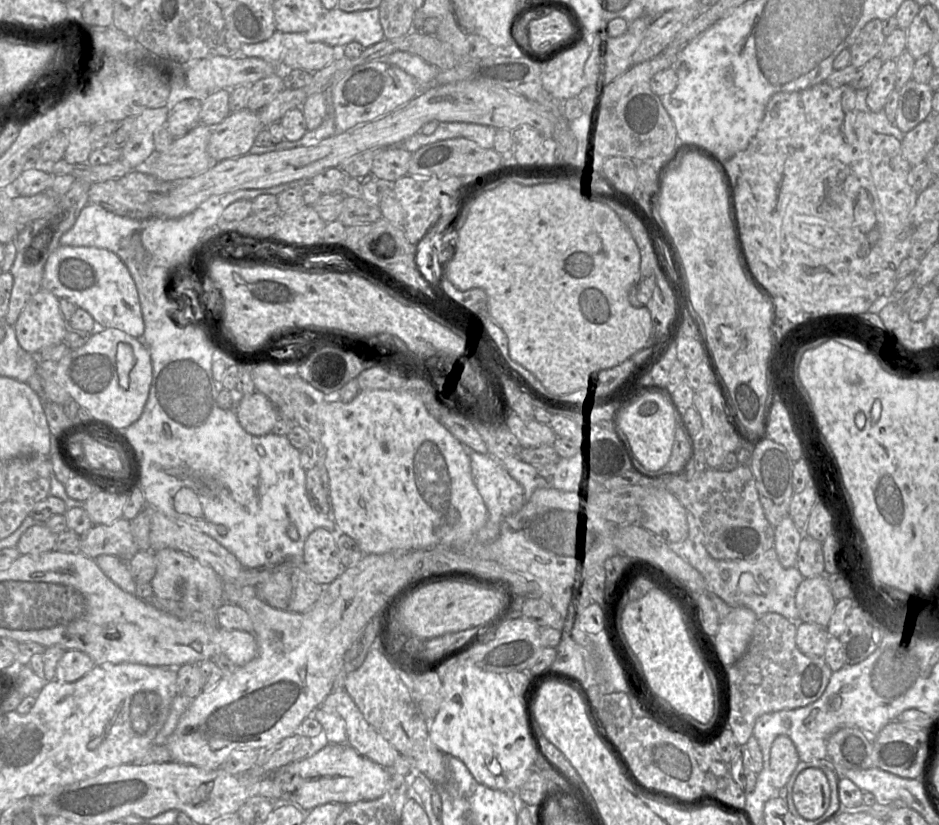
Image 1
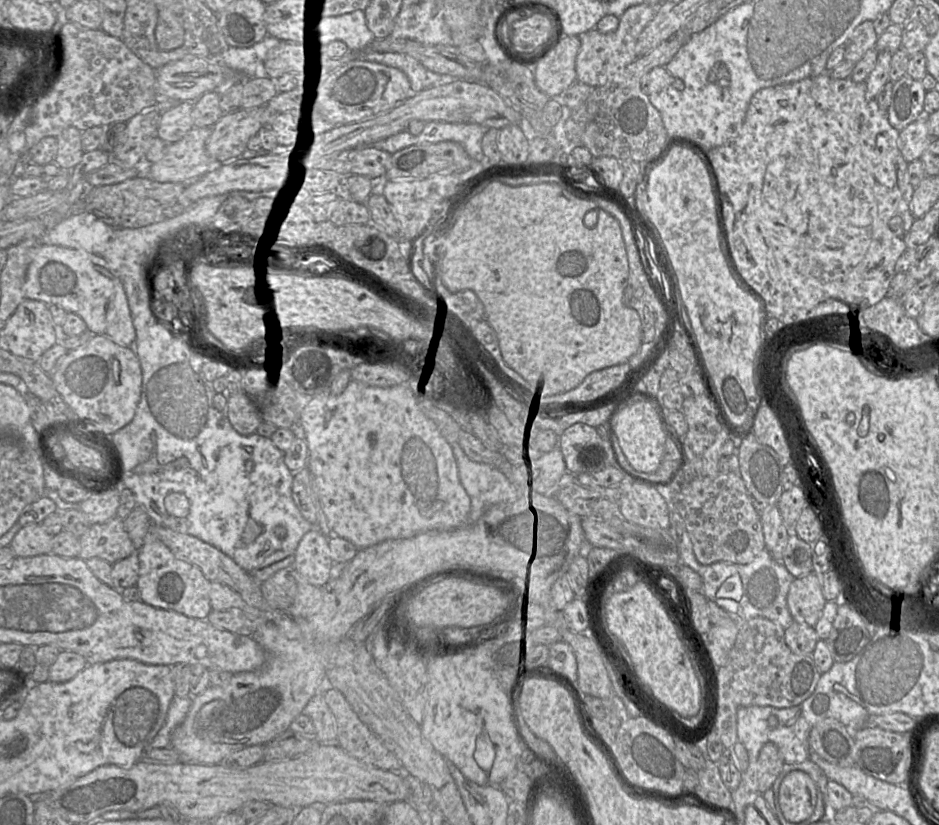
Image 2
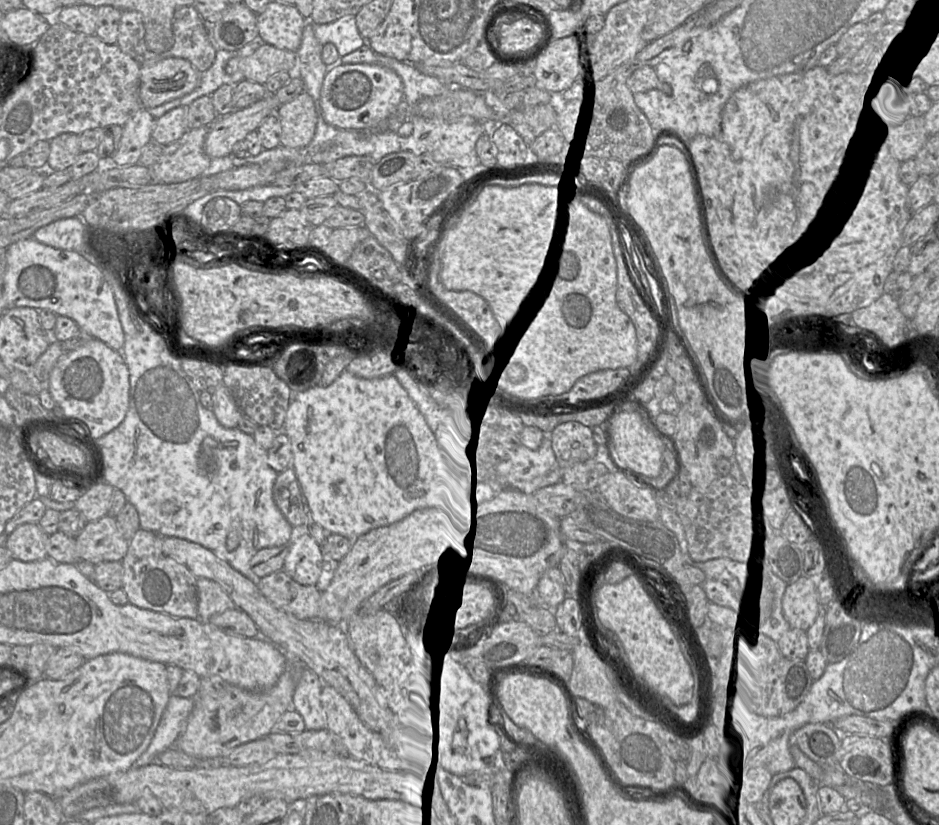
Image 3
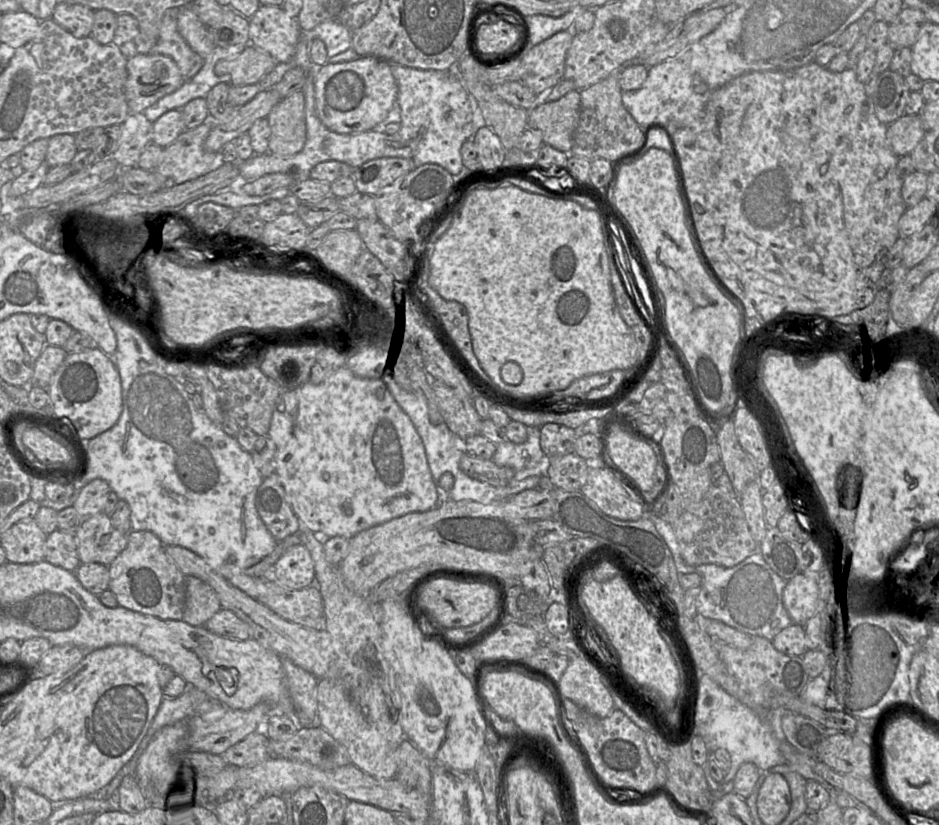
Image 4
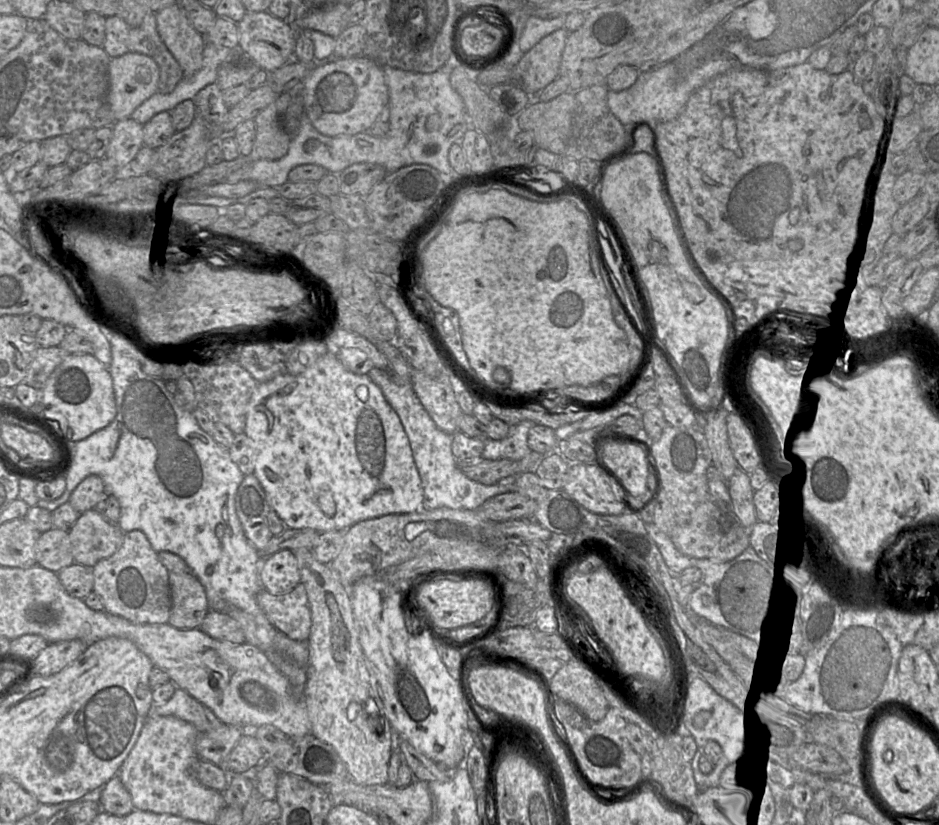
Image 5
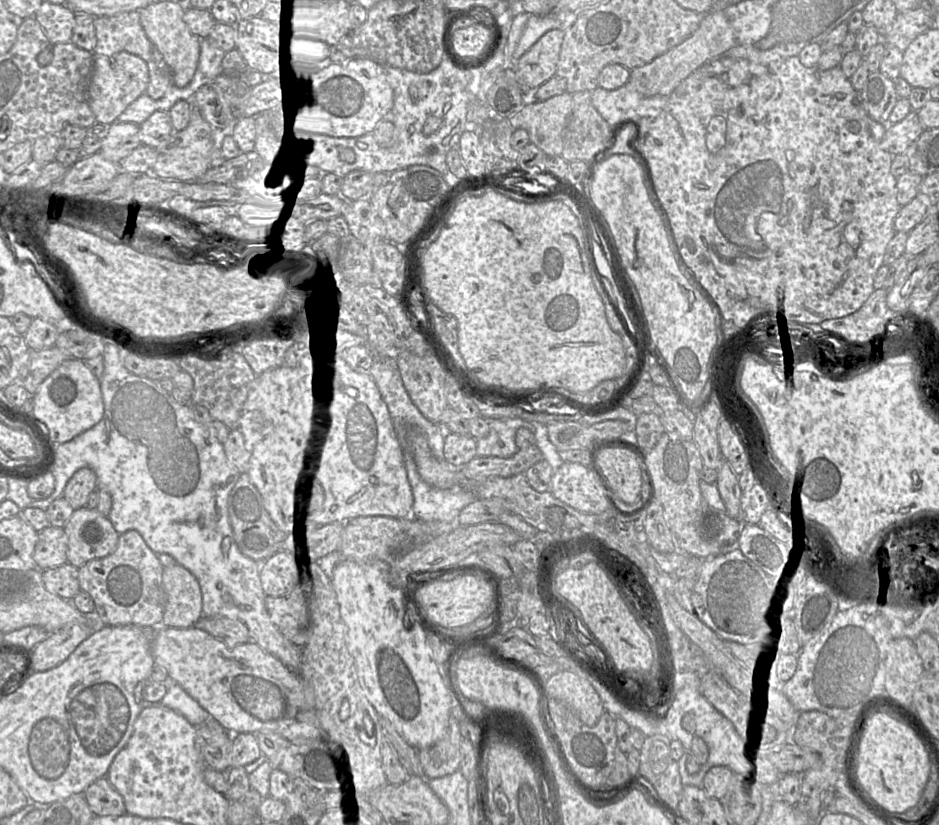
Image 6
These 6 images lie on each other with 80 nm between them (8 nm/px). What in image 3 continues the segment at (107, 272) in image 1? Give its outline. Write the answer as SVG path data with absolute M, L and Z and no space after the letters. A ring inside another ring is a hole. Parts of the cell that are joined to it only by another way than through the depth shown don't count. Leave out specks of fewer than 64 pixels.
M34 238L17 241L5 250L3 288L7 310L15 307L47 309L74 320L81 330L110 348L122 351L124 332L114 293L104 279L102 264L90 262L75 251L42 244Z

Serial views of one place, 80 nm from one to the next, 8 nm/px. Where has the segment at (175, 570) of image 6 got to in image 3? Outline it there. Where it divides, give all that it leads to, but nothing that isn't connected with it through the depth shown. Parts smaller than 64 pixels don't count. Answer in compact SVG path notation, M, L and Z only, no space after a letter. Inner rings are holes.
M197 578L198 619L208 621L213 615L236 608L232 599L215 581Z

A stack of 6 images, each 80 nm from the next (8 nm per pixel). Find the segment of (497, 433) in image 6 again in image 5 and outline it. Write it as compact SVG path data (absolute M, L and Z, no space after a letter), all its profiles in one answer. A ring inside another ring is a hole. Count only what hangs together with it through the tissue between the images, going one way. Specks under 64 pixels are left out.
M522 421L510 427L507 437L501 440L485 440L482 458L488 460L520 460L531 450L528 447L528 433L535 424Z

